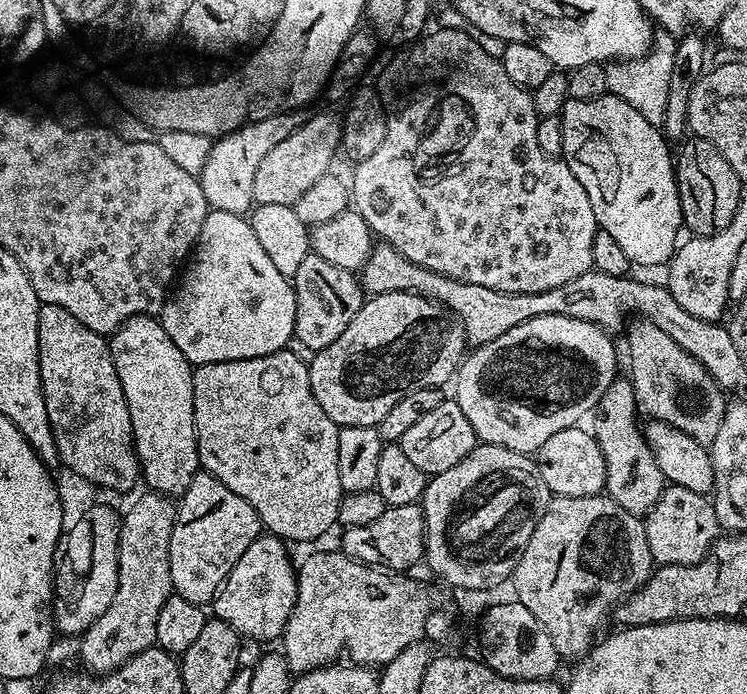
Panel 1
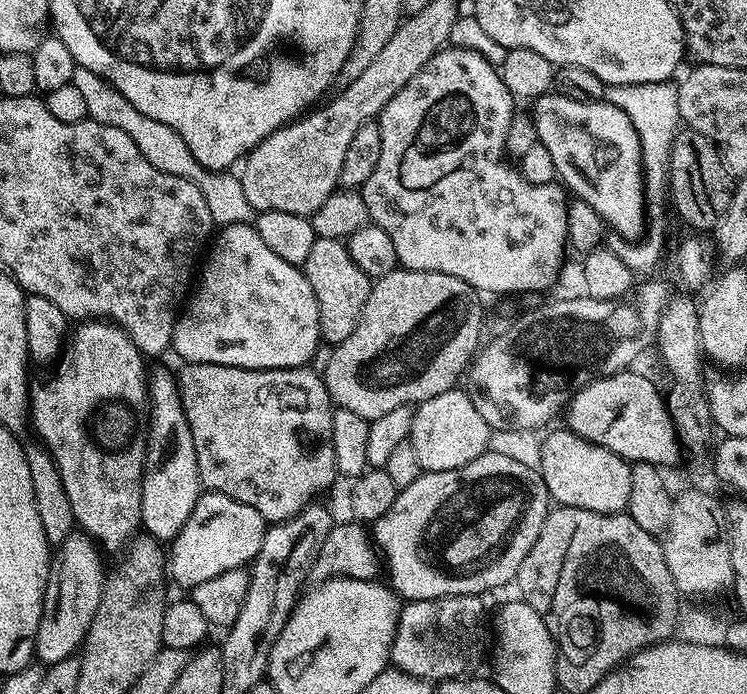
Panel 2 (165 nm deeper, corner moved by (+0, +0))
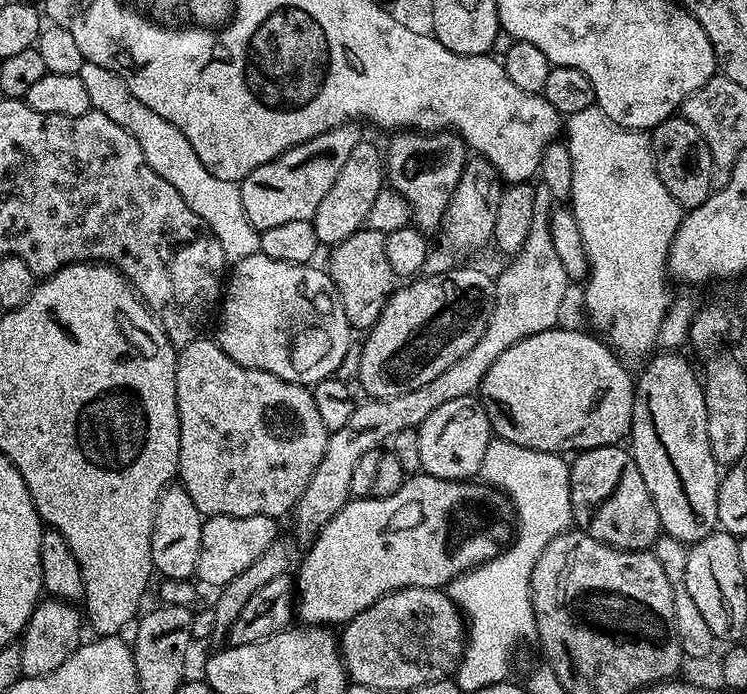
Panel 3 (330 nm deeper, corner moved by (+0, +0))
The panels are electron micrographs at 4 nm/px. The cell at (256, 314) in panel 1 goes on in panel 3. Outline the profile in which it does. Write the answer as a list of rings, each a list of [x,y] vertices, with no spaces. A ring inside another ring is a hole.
[[[262,251],[243,256],[231,265],[218,308],[220,325],[214,333],[216,343],[230,359],[247,368],[269,372],[286,382],[305,386],[315,386],[319,380],[327,380],[339,373],[336,371],[348,356],[350,329],[346,314],[335,297],[336,288],[331,278],[323,267],[316,267],[278,262]]]

